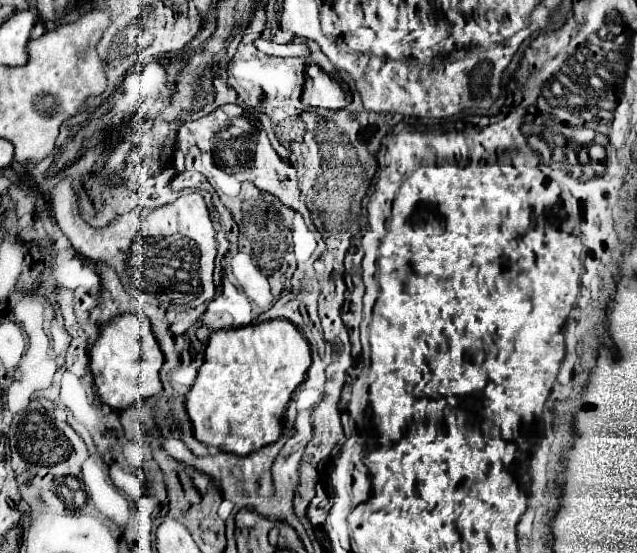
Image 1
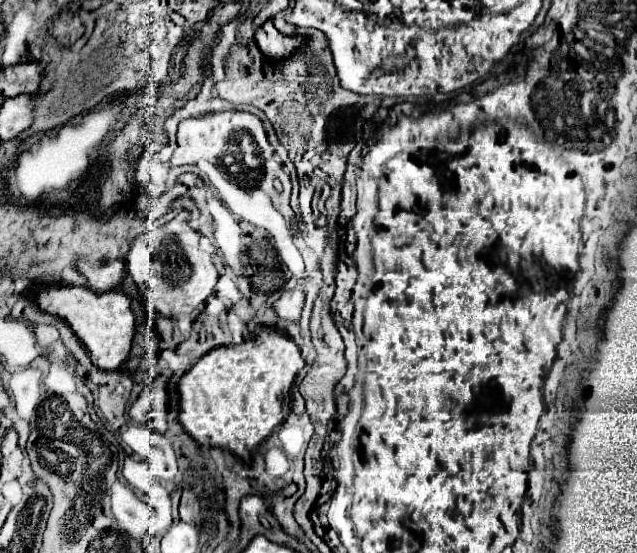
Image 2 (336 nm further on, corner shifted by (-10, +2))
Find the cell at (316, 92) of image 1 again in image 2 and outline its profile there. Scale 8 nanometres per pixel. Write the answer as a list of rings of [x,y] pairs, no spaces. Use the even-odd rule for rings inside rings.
[[[272,21],[262,25],[254,37],[256,37],[256,43],[266,59],[286,59],[286,57],[294,55],[306,43],[306,39],[300,35],[296,35],[296,37],[282,35],[272,25]]]

